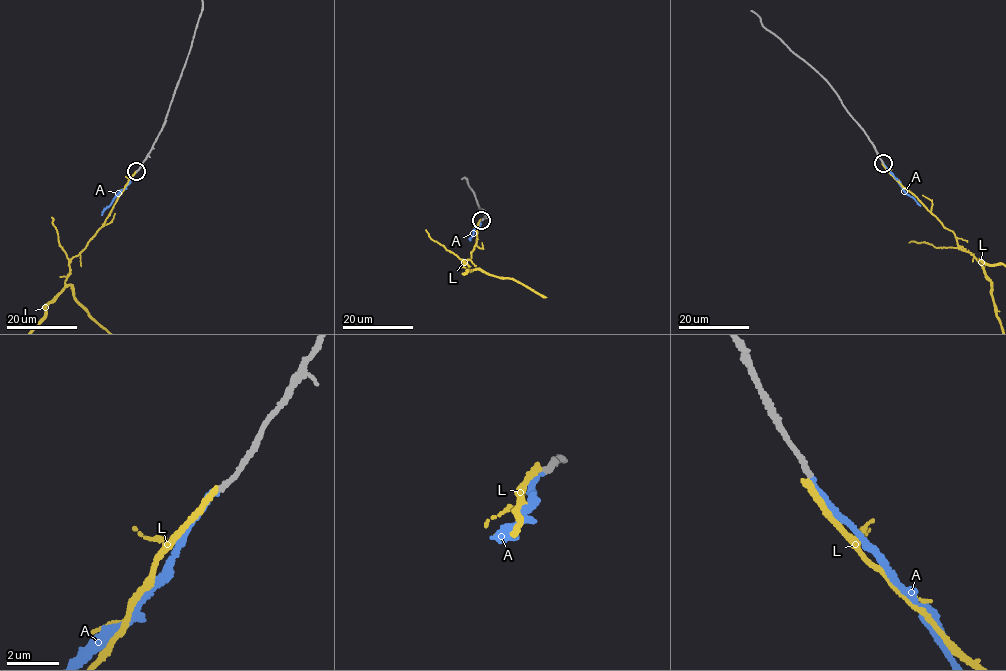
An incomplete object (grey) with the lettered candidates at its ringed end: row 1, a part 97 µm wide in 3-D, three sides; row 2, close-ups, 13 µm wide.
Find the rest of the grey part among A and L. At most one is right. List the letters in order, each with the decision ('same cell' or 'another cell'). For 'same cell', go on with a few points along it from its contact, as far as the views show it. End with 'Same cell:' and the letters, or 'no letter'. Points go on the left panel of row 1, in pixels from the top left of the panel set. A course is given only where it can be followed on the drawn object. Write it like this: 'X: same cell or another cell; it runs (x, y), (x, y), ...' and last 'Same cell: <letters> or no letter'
A: same cell
L: another cell
Same cell: A

